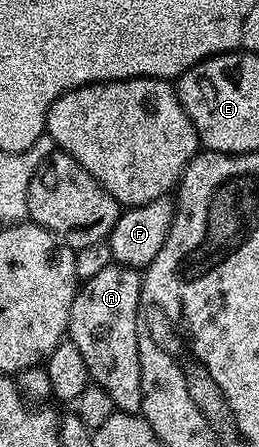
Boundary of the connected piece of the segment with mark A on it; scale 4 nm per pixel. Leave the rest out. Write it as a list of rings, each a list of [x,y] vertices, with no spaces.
[[[111,264],[79,285],[72,300],[69,341],[80,348],[93,385],[112,396],[115,411],[138,414],[142,408],[140,348],[138,347],[138,305],[142,274],[130,266]]]

